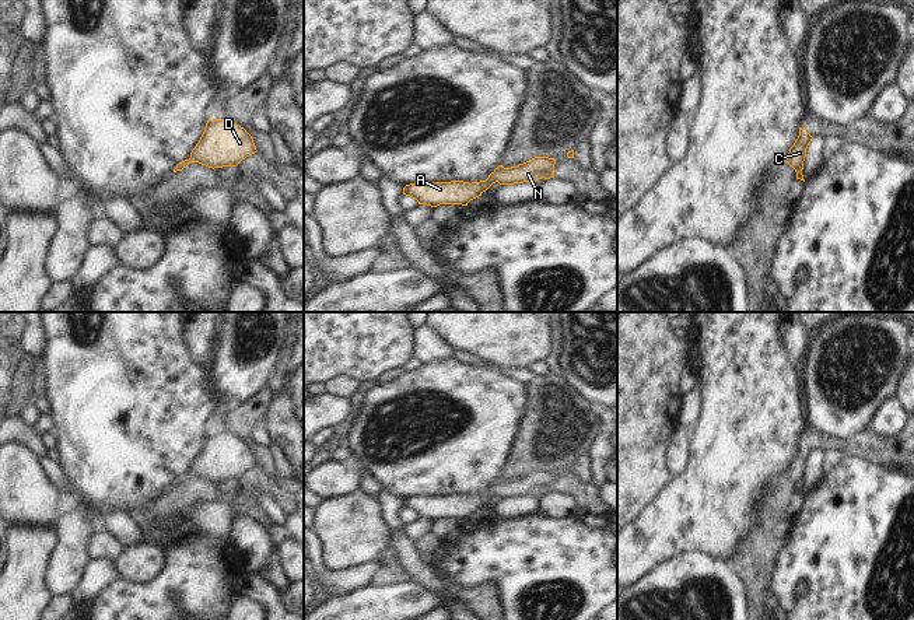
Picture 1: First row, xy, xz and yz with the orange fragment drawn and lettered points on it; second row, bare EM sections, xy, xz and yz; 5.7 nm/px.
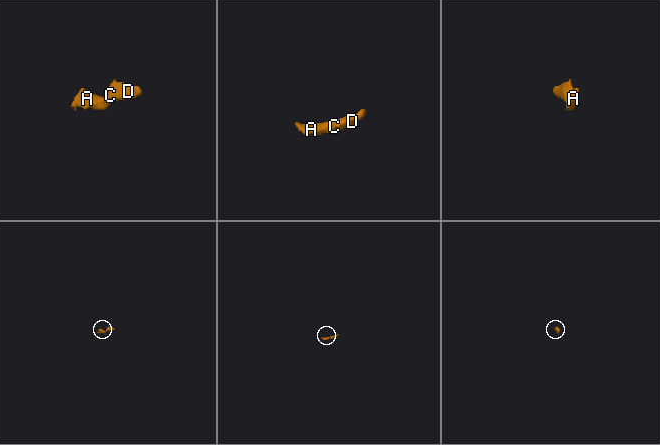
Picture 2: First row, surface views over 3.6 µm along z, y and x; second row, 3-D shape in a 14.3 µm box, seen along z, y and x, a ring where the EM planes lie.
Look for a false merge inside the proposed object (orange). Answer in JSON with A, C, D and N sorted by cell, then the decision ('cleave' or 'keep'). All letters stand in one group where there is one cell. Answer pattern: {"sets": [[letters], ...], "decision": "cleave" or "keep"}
{"sets": [["A", "C", "D", "N"]], "decision": "keep"}

